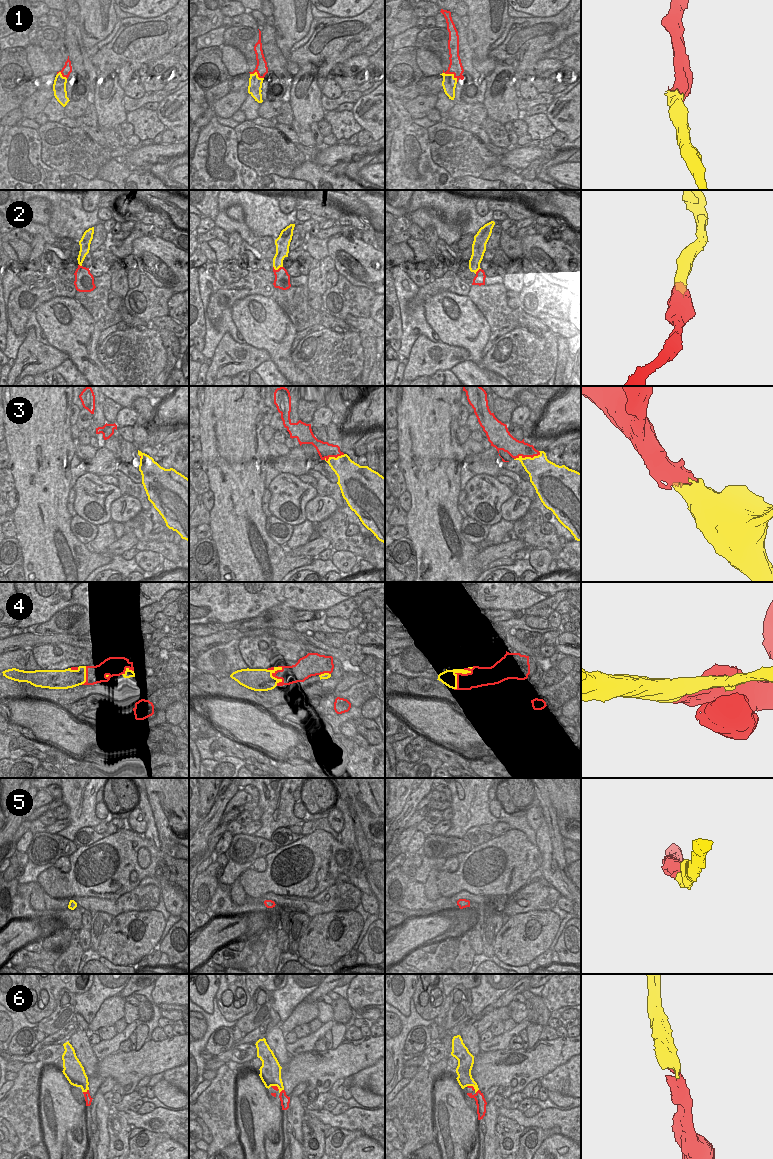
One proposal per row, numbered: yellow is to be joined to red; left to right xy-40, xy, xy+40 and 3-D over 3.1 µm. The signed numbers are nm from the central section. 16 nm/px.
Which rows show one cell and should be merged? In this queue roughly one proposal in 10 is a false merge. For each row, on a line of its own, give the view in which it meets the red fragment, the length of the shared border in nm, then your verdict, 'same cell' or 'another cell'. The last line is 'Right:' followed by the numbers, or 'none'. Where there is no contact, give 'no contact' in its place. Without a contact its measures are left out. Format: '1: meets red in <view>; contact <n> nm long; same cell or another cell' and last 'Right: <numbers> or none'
1: meets red in xy+40; contact 280 nm long; same cell
2: meets red in xy; contact 160 nm long; same cell
3: meets red in xy+40; contact 440 nm long; same cell
4: meets red in xy; contact 340 nm long; same cell
5: no contact; same cell
6: meets red in xy-40; contact 110 nm long; same cell
Right: 1, 2, 3, 4, 5, 6

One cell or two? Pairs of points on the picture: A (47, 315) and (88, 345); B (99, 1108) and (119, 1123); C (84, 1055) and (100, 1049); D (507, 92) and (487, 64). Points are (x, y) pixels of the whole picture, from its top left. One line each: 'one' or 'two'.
A: one
B: two
C: two
D: two

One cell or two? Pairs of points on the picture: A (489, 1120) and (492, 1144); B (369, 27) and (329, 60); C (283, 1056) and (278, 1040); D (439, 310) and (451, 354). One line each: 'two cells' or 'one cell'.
A: one cell
B: one cell
C: one cell
D: two cells

